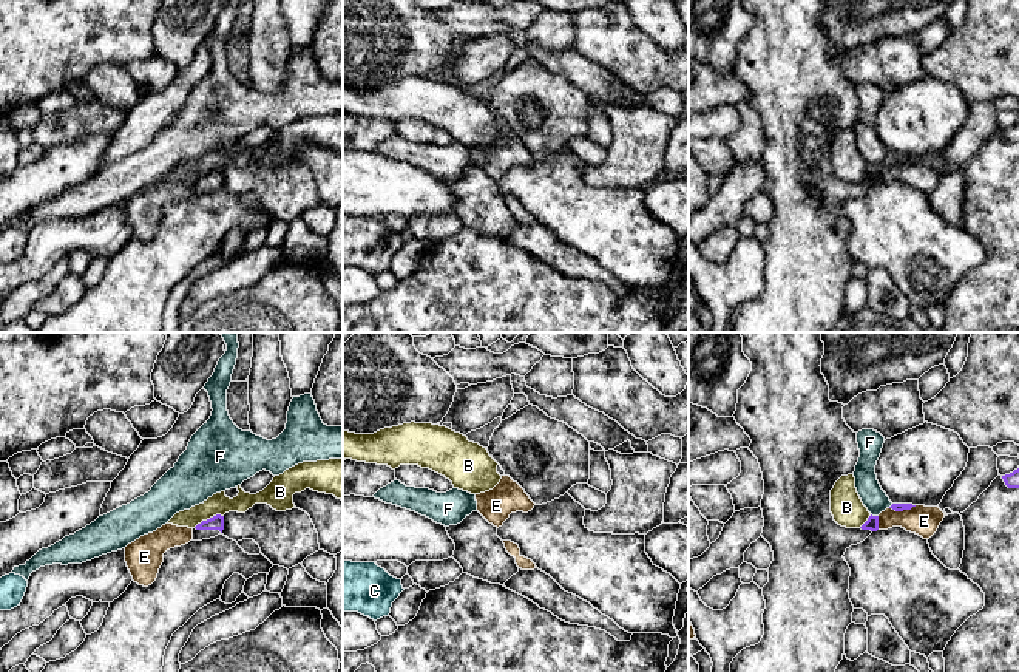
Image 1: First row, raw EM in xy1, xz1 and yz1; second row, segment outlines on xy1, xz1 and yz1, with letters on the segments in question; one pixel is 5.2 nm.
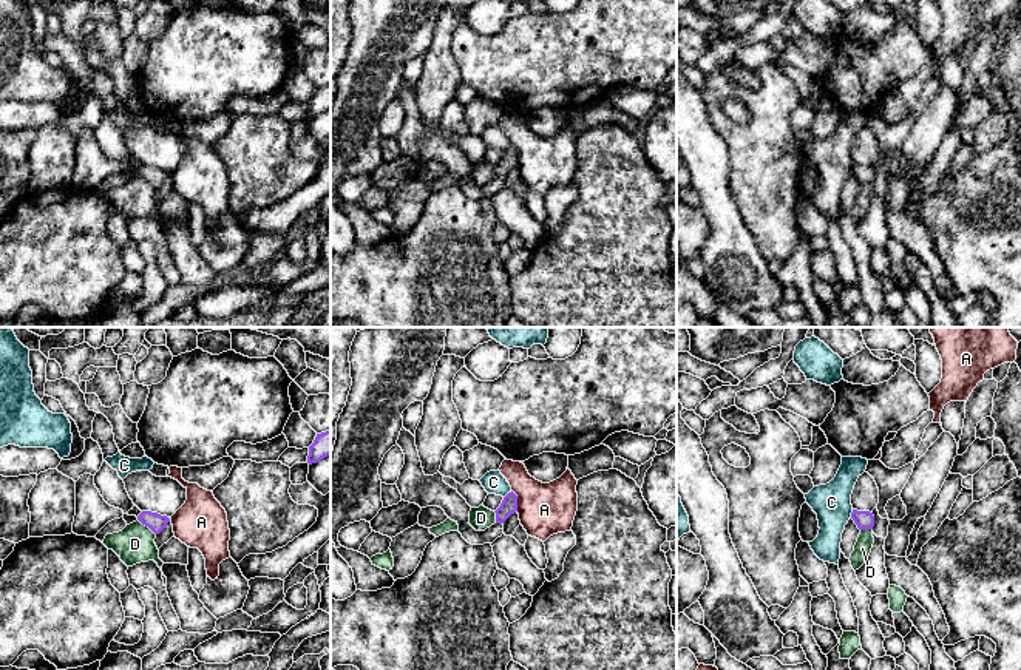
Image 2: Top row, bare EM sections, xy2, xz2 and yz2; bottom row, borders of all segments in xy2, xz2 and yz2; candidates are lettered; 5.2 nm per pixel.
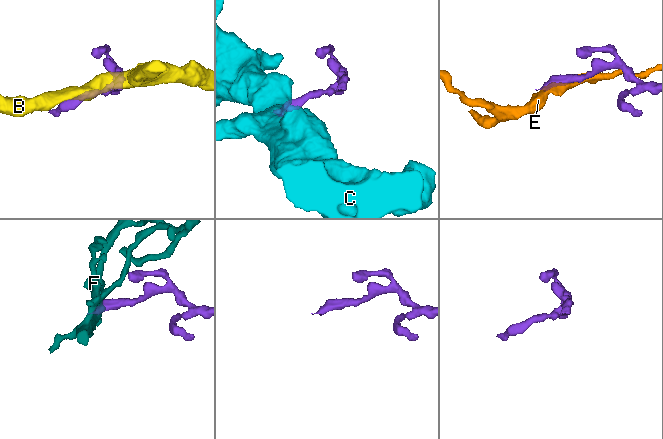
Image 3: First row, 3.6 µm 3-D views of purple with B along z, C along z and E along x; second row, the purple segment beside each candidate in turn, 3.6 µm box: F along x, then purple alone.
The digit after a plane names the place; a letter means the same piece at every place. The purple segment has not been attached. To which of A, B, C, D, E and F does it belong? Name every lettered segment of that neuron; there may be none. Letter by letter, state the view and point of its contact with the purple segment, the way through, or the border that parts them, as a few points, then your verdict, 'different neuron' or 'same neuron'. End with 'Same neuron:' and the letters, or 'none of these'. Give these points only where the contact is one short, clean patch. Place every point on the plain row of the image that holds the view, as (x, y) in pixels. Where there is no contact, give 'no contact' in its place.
A: xz2 (516, 155) | along xz2 (512, 144), (516, 150), (518, 164) | different neuron
B: xy1 (207, 173) | along xy1 (223, 169), (213, 169), (193, 181) | different neuron
C: xz2 (507, 148) | along xz2 (512, 145), (504, 152) | different neuron
D: xy2 (147, 179) | along xy2 (138, 173), (155, 189) | different neuron
E: yz1 (902, 164) | different neuron
F: yz1 (874, 170) | along yz1 (871, 167), (877, 170) | different neuron
Same neuron: none of these

